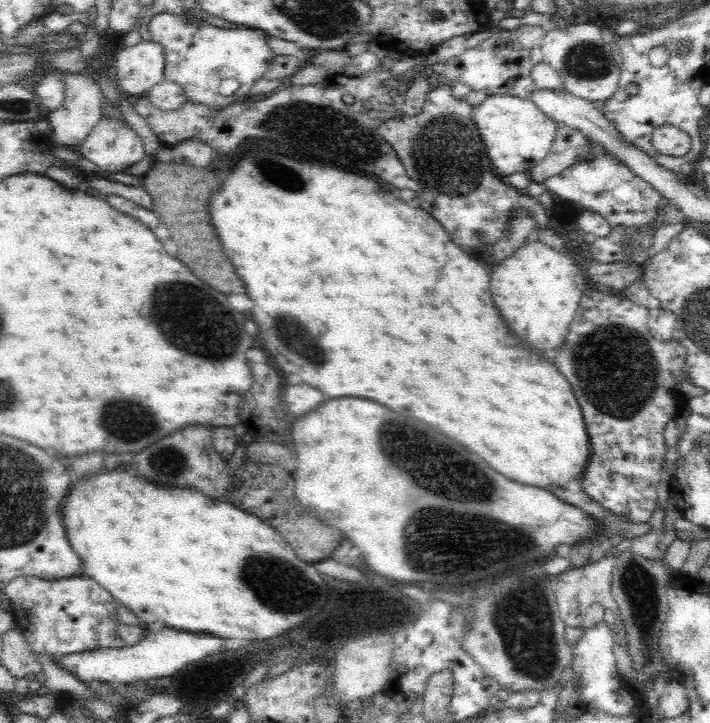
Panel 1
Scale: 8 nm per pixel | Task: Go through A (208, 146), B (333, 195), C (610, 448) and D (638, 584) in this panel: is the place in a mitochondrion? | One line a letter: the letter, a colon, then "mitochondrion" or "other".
A: other
B: other
C: other
D: mitochondrion

